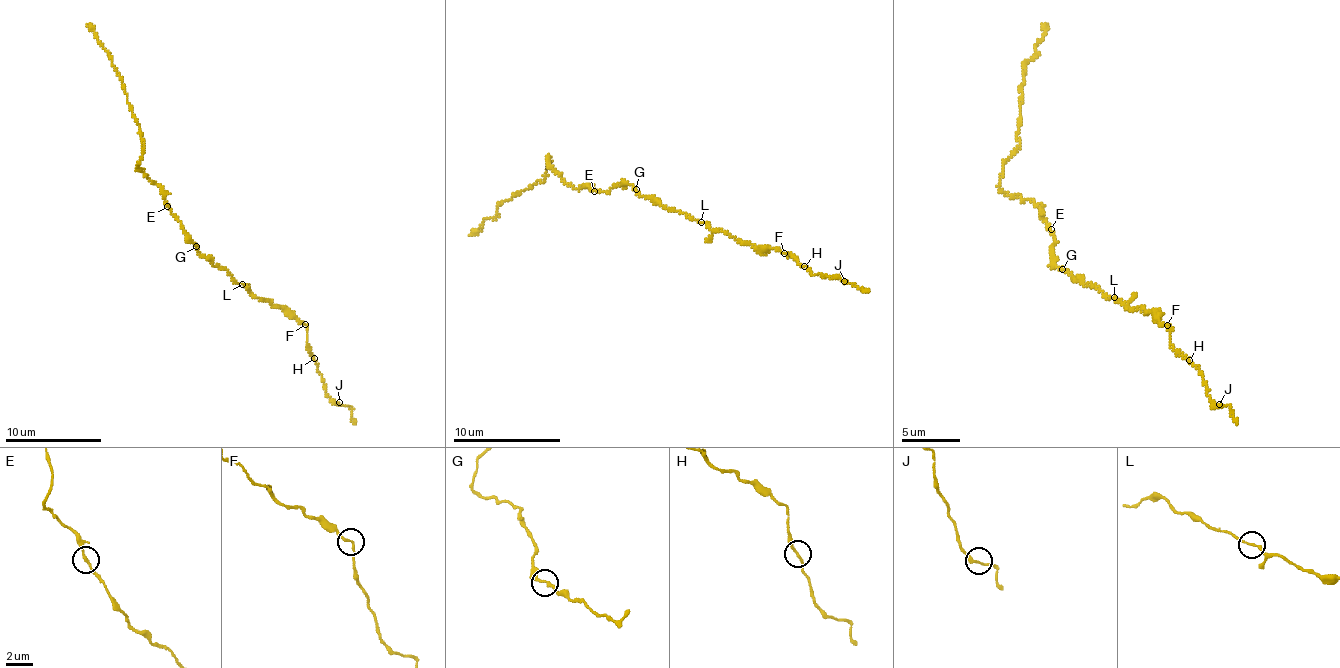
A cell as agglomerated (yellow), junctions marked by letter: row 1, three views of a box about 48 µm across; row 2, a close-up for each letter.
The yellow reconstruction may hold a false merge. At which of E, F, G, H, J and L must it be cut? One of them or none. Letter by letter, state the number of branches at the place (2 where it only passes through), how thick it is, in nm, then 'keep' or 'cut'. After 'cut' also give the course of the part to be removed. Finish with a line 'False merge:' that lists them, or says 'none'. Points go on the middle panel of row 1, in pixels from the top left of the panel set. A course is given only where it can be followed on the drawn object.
E: 2 | 170 nm | keep
F: 2 | 170 nm | keep
G: 2 | 180 nm | keep
H: 2 | 190 nm | keep
J: 2 | 190 nm | keep
L: 2 | 180 nm | keep
False merge: none

